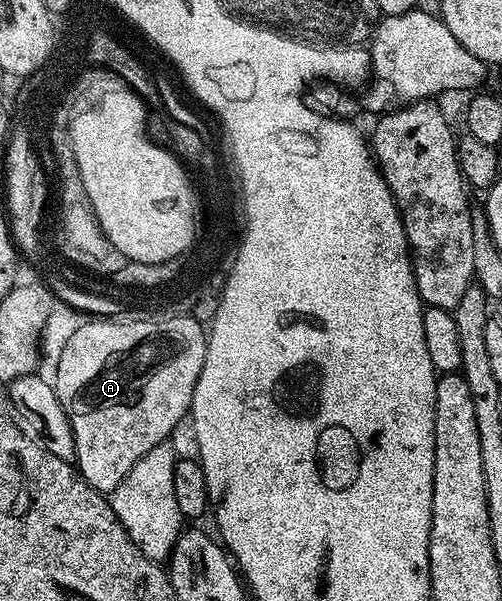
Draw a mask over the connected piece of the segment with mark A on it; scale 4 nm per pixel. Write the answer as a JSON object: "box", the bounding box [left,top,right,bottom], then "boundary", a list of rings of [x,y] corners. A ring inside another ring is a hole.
{"box":[53,317,208,496],"boundary":[[[100,317],[87,321],[91,322],[77,327],[68,336],[55,366],[53,385],[73,428],[74,465],[93,489],[107,496],[125,480],[129,468],[133,468],[149,448],[168,441],[179,421],[188,417],[193,388],[197,388],[201,364],[205,364],[208,331],[193,318],[141,320],[136,317],[132,322],[119,322],[123,320]]]}

